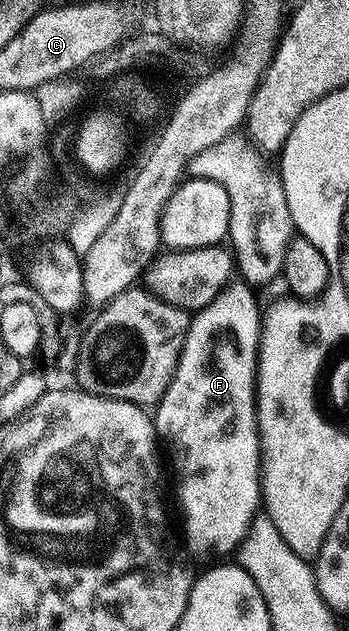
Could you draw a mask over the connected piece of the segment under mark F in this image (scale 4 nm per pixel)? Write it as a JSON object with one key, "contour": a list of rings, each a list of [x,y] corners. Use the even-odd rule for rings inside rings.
{"contour":[[[241,280],[231,281],[225,286],[204,309],[197,311],[190,319],[188,336],[184,340],[182,355],[174,373],[172,384],[164,392],[156,409],[153,411],[154,433],[159,439],[166,441],[170,449],[170,466],[174,469],[174,478],[178,482],[186,482],[186,526],[190,529],[190,542],[198,550],[206,554],[230,554],[237,551],[238,546],[246,538],[256,515],[260,510],[262,500],[262,442],[258,438],[258,343],[260,341],[260,310],[254,299],[255,291]]]}

